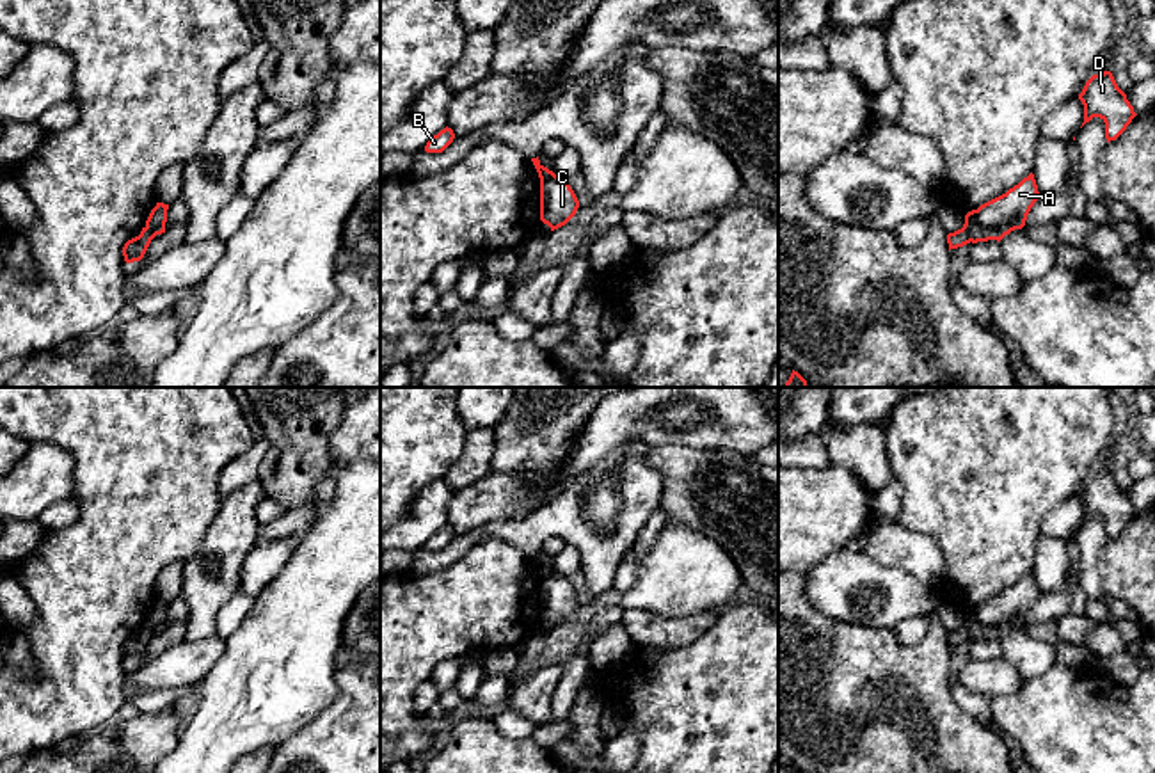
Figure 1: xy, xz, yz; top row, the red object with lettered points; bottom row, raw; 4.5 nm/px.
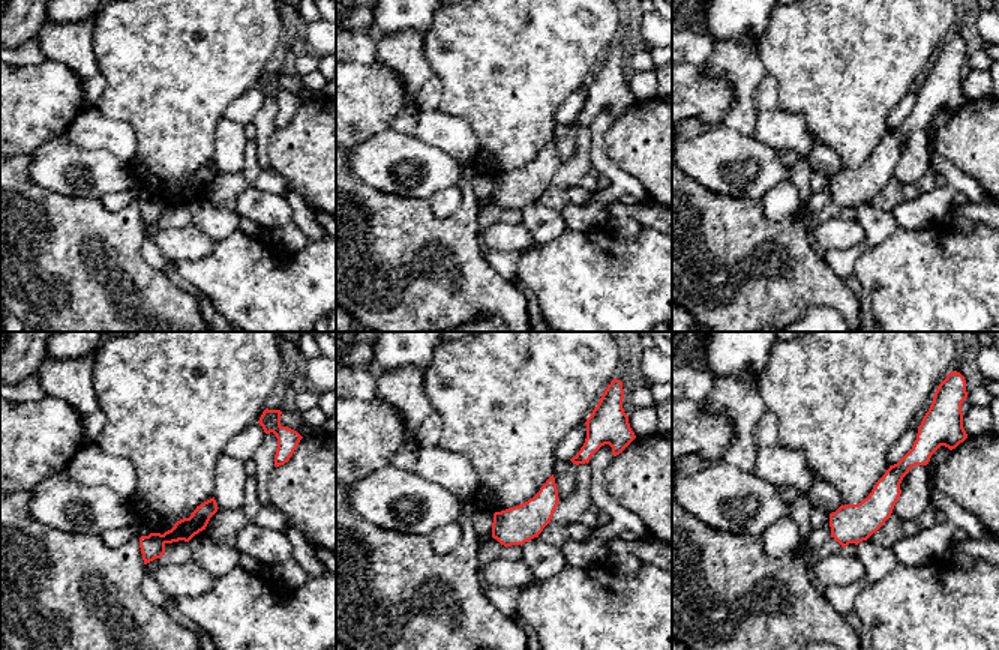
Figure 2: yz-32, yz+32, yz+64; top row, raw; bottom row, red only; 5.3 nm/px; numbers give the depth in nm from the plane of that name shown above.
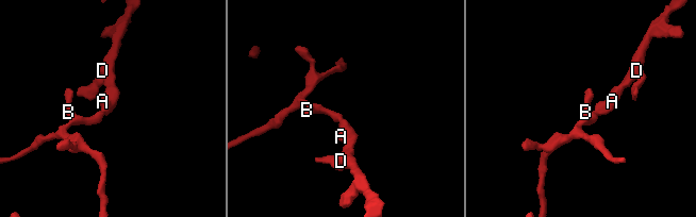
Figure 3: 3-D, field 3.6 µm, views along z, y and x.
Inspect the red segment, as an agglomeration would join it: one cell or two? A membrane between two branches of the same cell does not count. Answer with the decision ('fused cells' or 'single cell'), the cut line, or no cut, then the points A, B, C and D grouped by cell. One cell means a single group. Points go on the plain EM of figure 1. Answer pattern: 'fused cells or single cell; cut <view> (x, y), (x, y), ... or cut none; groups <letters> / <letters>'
fused cells; cut yz (963, 624), (972, 638); groups A C D / B

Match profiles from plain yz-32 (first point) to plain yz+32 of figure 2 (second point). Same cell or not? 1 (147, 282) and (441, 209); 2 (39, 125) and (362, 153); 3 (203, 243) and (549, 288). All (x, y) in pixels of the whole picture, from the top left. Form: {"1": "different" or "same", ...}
{"1": "different", "2": "different", "3": "different"}

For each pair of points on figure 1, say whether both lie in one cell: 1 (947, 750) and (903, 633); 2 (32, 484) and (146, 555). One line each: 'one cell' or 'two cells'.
1: two cells
2: two cells

